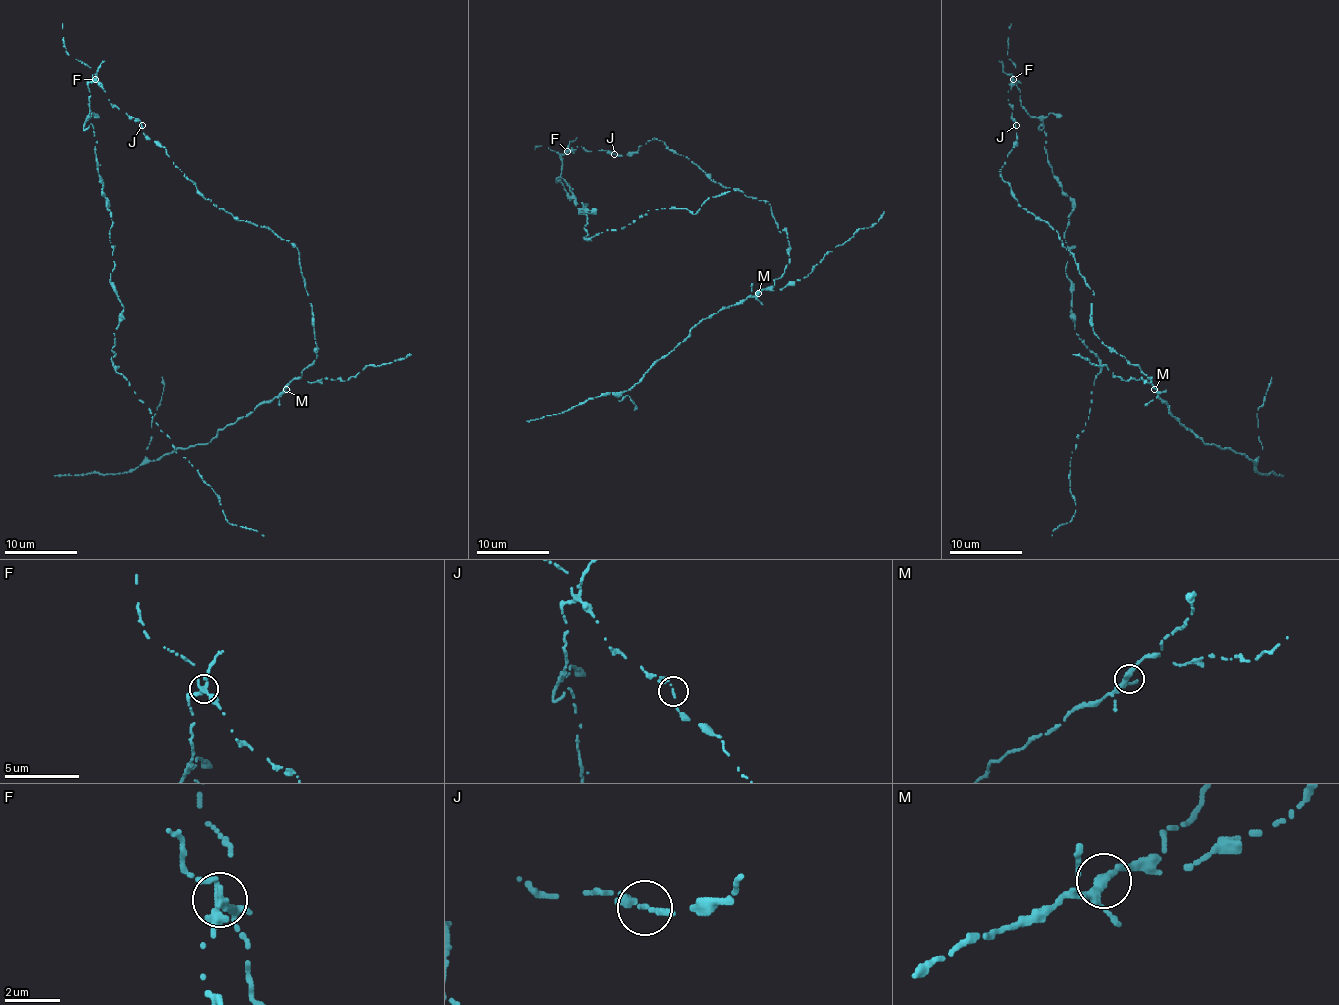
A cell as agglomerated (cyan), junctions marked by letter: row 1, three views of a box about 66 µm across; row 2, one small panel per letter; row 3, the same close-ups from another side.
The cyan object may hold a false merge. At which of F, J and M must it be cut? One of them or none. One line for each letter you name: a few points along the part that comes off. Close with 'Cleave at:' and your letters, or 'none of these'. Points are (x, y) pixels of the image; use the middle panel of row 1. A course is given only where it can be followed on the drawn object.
F: course (567, 151), (556, 182), (565, 180), (580, 211), (596, 209), (583, 238), (647, 211), (695, 214), (736, 191)
Cleave at: F

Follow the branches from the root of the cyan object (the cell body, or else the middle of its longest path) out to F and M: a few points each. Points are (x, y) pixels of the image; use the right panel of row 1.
F: (1016, 125), (1008, 103), (1012, 80)
M: (1016, 125), (1001, 178), (1072, 254), (1094, 293), (1092, 331), (1154, 389)

